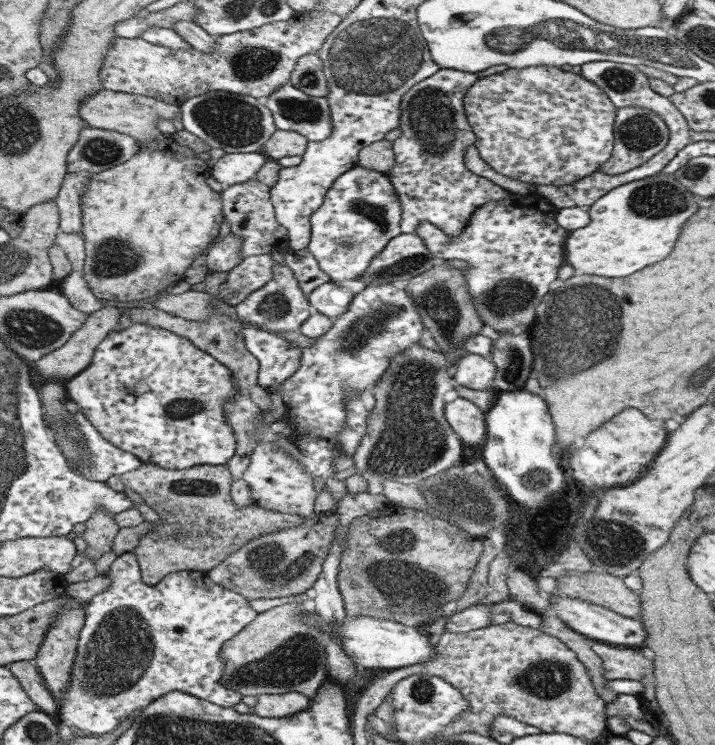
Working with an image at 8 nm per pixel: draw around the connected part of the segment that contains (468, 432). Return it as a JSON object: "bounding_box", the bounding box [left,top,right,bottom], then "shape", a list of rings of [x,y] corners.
{"bounding_box":[444,397,485,450],"shape":[[[458,397],[446,403],[444,416],[467,450],[485,442],[485,412],[470,400]]]}

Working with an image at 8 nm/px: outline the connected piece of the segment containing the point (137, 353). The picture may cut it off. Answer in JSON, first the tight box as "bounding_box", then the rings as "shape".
{"bounding_box":[65,322,237,471],"shape":[[[134,322],[126,329],[119,329],[119,325],[95,348],[91,357],[91,363],[76,377],[66,382],[65,389],[69,399],[74,400],[85,414],[85,417],[94,425],[94,428],[102,435],[104,440],[116,446],[120,450],[137,456],[143,463],[157,464],[165,469],[176,469],[181,471],[194,465],[226,465],[228,460],[234,456],[237,438],[234,429],[227,423],[223,406],[233,394],[237,392],[234,387],[233,372],[221,362],[218,362],[211,354],[200,350],[191,340],[180,336],[175,332]]]}

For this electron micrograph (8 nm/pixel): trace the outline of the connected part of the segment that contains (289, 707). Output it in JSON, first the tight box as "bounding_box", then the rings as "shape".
{"bounding_box":[252,692,311,718],"shape":[[[299,692],[261,694],[257,696],[252,712],[262,718],[288,717],[305,711],[310,705],[311,700]]]}

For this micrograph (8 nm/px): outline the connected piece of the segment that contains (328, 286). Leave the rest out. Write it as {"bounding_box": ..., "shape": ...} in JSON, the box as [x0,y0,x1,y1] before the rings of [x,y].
{"bounding_box":[307,281,353,320],"shape":[[[332,281],[318,286],[307,297],[313,310],[333,320],[347,311],[353,298],[350,288],[338,286]]]}

